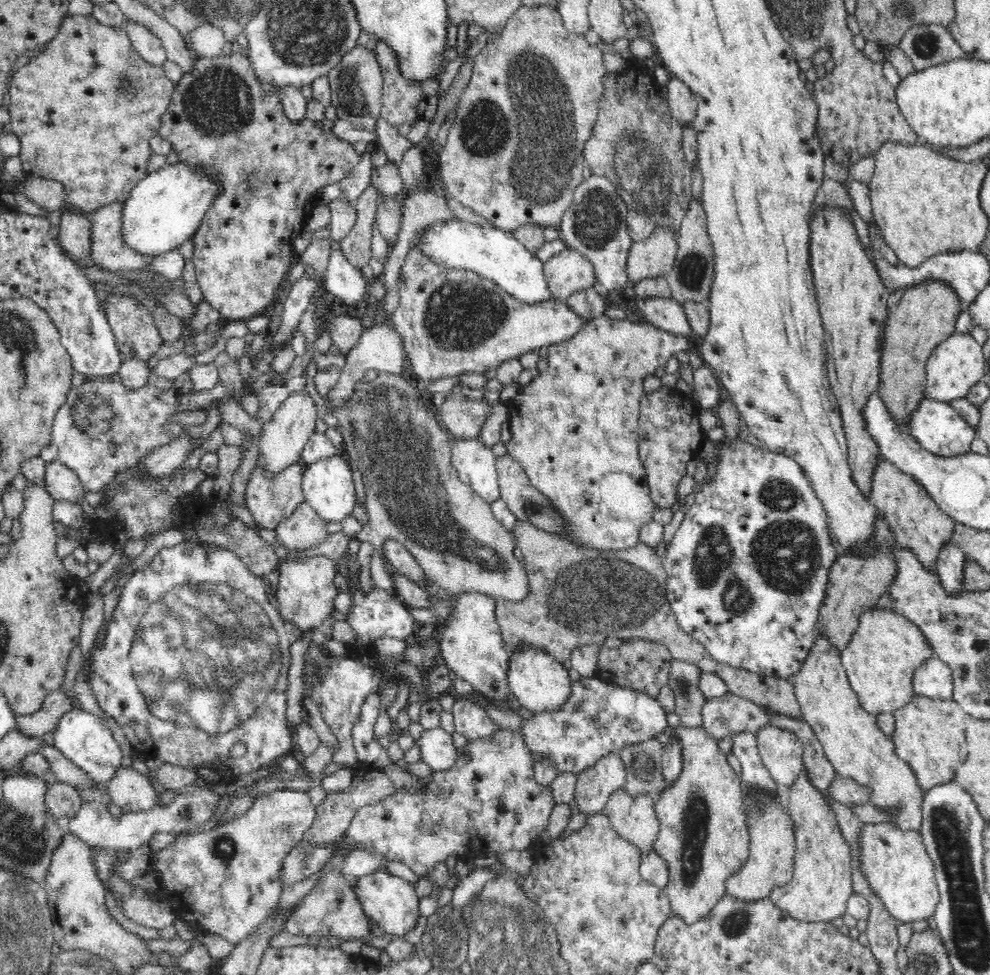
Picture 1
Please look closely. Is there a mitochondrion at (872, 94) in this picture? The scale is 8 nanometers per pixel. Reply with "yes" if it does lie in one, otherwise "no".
no

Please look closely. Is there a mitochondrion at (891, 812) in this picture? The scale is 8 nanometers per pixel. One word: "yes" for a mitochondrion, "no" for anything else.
no

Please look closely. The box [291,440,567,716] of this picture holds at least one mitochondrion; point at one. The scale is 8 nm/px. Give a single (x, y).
(529, 506)

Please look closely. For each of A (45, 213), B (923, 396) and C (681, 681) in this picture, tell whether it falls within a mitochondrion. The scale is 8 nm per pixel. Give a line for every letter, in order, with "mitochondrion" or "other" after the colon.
A: other
B: other
C: mitochondrion

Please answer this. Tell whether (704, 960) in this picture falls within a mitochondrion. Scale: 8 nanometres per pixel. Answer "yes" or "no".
no

